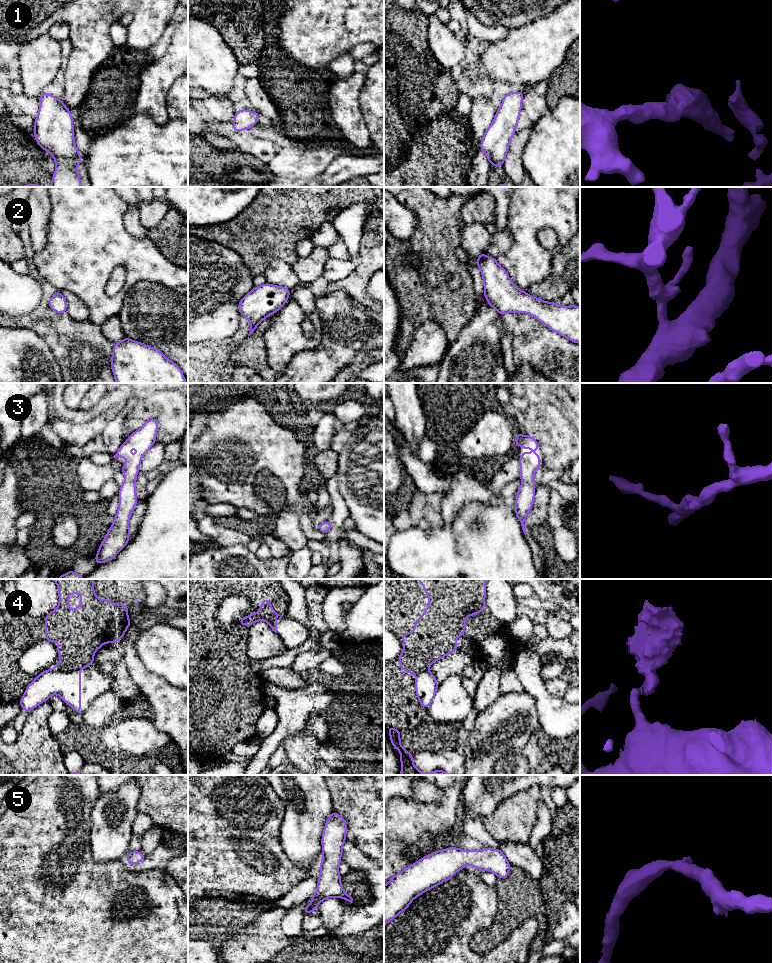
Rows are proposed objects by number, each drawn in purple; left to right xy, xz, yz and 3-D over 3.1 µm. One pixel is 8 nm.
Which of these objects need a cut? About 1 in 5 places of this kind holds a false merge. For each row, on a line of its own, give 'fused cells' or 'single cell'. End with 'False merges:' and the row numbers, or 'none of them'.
1: single cell
2: single cell
3: single cell
4: fused cells
5: single cell
False merges: 4

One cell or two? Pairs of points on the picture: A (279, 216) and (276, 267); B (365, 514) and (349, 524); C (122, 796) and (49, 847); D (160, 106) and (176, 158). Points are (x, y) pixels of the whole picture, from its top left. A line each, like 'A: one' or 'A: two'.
A: two
B: two
C: two
D: two

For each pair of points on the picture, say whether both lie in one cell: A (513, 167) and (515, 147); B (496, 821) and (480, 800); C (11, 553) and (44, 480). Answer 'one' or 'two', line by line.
A: one
B: two
C: two

